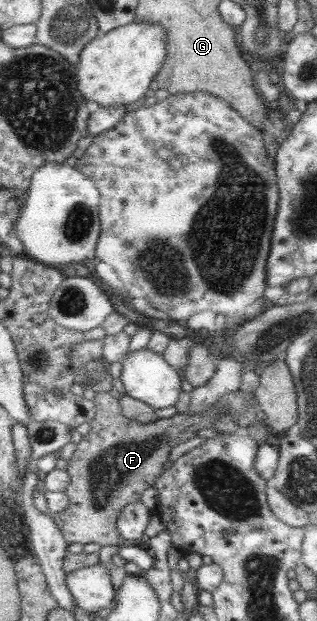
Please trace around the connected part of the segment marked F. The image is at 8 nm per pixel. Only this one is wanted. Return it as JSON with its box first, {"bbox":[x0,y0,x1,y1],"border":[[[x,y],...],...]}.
{"bbox":[51,391,219,546],"border":[[[100,391],[95,393],[93,400],[96,403],[97,413],[91,420],[91,431],[81,438],[73,455],[62,464],[71,476],[71,483],[65,488],[65,493],[70,497],[70,506],[61,513],[51,513],[57,527],[64,533],[67,545],[70,542],[90,544],[96,542],[101,546],[128,546],[135,542],[123,539],[117,529],[117,514],[126,504],[138,501],[142,491],[151,486],[161,473],[164,472],[162,464],[166,462],[173,446],[192,439],[198,430],[210,428],[213,419],[218,419],[219,412],[215,406],[208,404],[207,410],[196,415],[185,415],[177,412],[167,419],[156,419],[144,424],[126,418],[120,410],[119,400],[109,393]]]}

